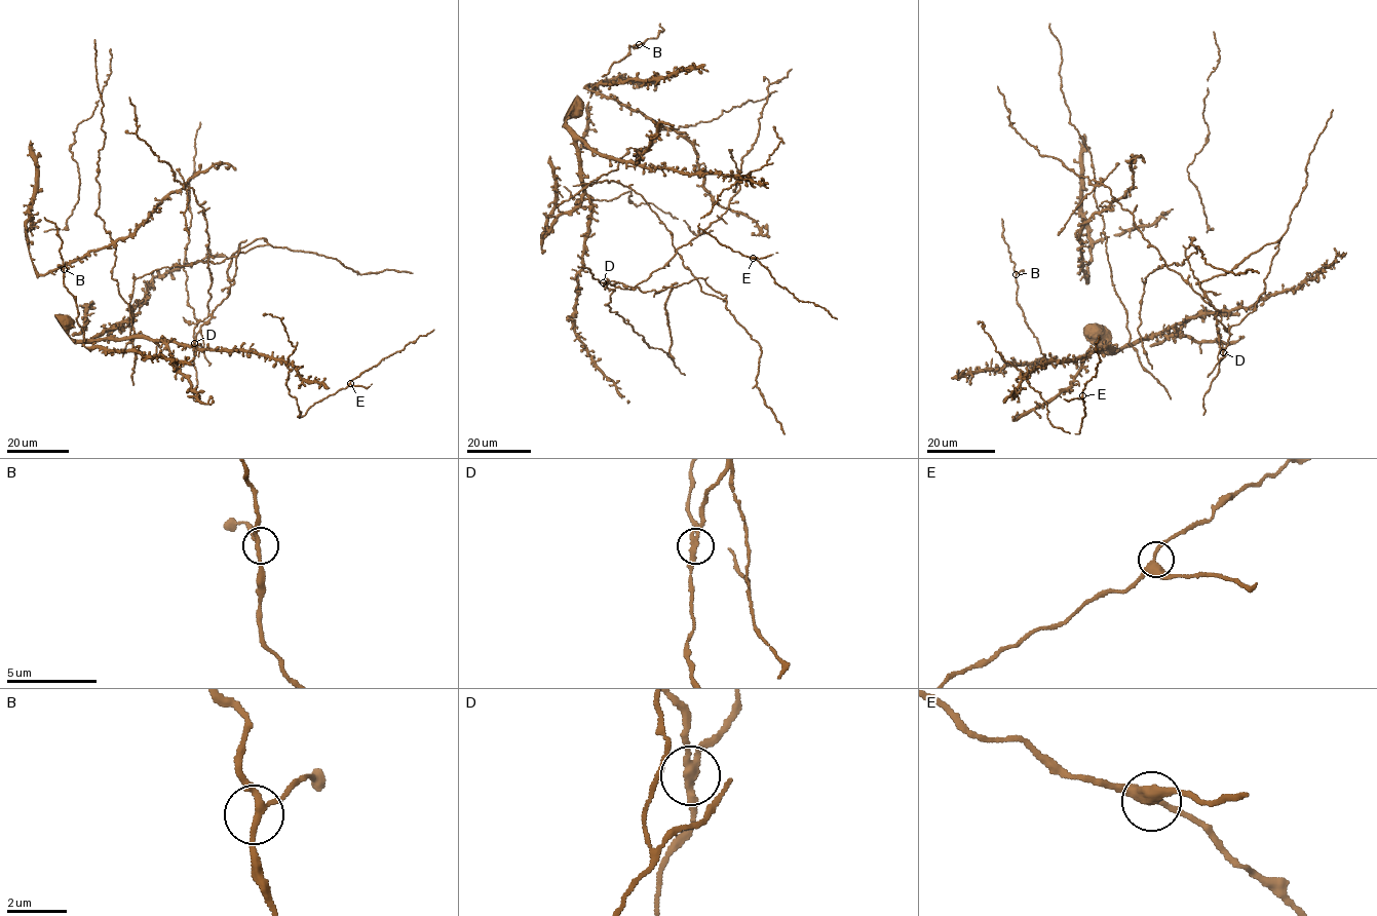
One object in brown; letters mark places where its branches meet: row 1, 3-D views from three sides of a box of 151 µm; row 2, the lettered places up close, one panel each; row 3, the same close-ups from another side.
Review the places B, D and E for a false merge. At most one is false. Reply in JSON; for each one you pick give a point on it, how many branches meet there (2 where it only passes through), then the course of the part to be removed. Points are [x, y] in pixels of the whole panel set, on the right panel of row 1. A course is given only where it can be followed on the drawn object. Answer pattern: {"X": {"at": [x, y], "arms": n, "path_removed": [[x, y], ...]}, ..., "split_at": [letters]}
{"D": {"at": [1223, 352], "arms": 3, "path_removed": [[1222, 352], [1218, 311], [1168, 268], [1109, 189], [1040, 155], [1016, 132], [997, 86]]}, "split_at": ["D"]}

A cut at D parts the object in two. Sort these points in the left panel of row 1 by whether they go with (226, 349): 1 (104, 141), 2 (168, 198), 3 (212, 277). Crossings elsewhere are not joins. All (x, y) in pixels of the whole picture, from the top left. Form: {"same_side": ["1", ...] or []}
{"same_side": ["1", "2"]}

